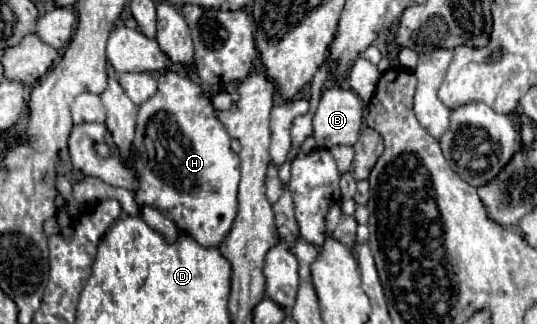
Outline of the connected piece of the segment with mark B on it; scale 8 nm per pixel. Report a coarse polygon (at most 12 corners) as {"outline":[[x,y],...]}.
{"outline":[[325,89],[313,115],[317,147],[355,145],[363,103]]}

